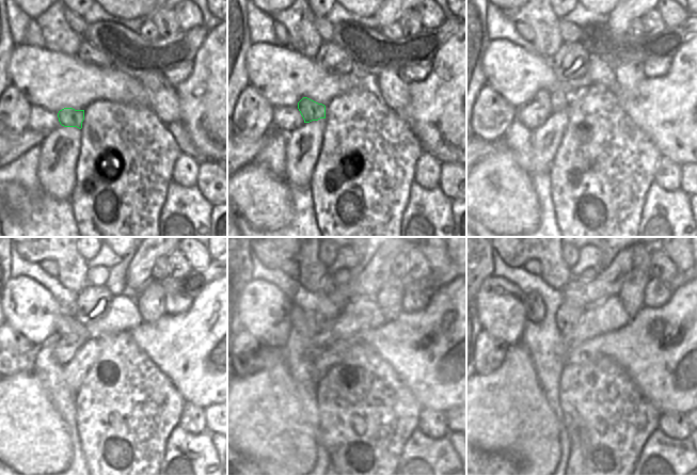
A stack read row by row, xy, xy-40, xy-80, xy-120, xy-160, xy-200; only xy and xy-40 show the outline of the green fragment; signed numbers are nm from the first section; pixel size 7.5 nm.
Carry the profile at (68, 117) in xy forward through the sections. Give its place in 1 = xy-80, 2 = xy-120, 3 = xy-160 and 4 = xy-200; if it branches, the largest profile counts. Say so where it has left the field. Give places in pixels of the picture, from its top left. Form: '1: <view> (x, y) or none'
1: xy-80 (555, 100)
2: xy-120 (65, 324)
3: xy-160 (299, 321)
4: xy-200 (535, 307)

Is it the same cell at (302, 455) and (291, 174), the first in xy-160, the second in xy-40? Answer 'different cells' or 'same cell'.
different cells

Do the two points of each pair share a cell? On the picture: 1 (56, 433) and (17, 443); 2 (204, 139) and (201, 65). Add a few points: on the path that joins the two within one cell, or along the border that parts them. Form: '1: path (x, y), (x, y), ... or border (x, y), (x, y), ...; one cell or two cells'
1: path (46, 437), (27, 437); one cell
2: path (204, 121), (204, 83); one cell

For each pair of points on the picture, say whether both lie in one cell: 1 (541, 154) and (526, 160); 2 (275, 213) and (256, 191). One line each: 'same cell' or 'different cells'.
1: different cells
2: same cell

